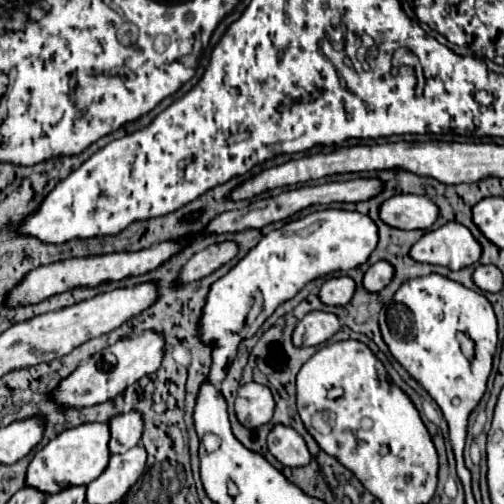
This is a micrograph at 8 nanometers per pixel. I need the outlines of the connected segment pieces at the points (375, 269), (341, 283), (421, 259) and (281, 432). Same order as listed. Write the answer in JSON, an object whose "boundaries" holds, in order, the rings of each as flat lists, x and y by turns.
{"boundaries":[[[378,261,378,263,370,265,368,271,364,273,362,285,364,285,364,289,368,293,378,293,378,291,382,291,390,283,392,275,394,275,392,265,388,261]],[[334,277,328,279,322,287,320,287,320,301,324,301,326,305,346,305,354,295,354,281,350,277]],[[446,223,436,231,428,231,410,249,410,257,418,263,444,265,452,271,478,263,482,255,480,243,460,223]],[[276,425,270,431,268,451,286,467,304,467,312,459,306,441,292,427,286,425]]]}

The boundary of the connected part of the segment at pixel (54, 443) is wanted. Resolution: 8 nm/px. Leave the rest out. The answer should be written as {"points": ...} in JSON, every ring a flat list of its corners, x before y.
{"points":[[86,423,74,429,62,431,44,449,40,449,30,461,28,473,26,473,26,487,40,489,40,493,44,495,54,495,74,485,92,483,108,465,108,459,110,459,108,439,110,439,110,433,106,423]]}

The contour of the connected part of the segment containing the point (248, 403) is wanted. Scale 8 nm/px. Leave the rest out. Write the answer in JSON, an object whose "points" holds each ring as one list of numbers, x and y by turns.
{"points":[[248,383,238,389,236,417,246,429,258,429,266,425,274,415,274,399,268,387,260,383]]}

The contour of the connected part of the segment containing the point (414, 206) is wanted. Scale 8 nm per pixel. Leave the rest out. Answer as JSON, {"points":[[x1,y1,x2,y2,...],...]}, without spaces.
{"points":[[394,195,380,205,380,219,396,229,428,229,438,207,424,195]]}

